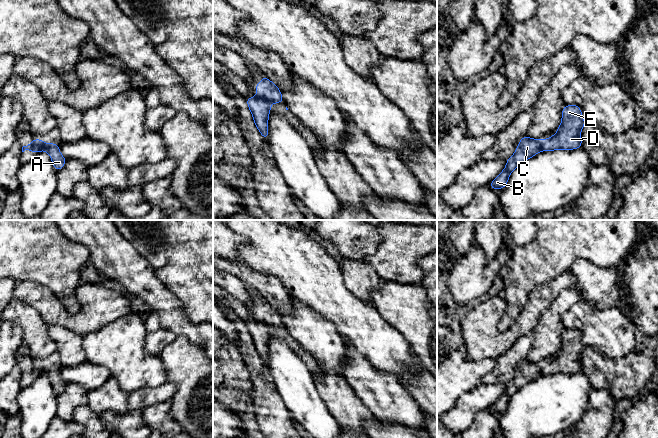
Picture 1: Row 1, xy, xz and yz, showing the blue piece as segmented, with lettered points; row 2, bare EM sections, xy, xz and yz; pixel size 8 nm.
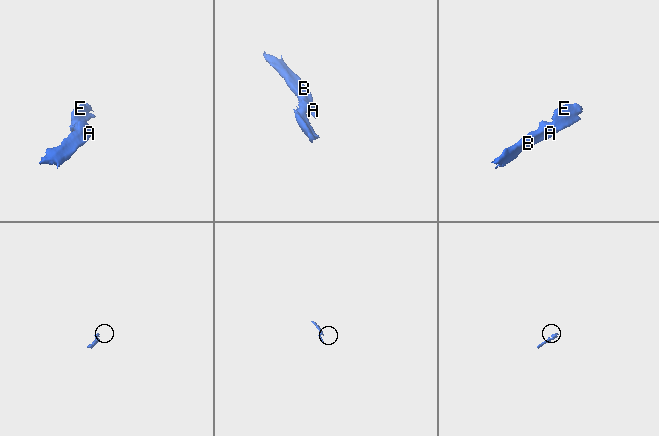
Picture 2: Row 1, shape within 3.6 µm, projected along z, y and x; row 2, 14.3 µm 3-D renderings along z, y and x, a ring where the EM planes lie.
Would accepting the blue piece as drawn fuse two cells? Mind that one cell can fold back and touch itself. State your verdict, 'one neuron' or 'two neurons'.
two neurons

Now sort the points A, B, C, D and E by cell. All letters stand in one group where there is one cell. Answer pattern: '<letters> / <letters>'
A B C / D E

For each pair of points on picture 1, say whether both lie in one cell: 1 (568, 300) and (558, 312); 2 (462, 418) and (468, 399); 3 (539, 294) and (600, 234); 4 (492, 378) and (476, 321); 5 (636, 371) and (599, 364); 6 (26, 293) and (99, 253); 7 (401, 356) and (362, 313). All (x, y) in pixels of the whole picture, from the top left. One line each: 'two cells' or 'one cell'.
1: one cell
2: one cell
3: two cells
4: two cells
5: one cell
6: two cells
7: one cell

